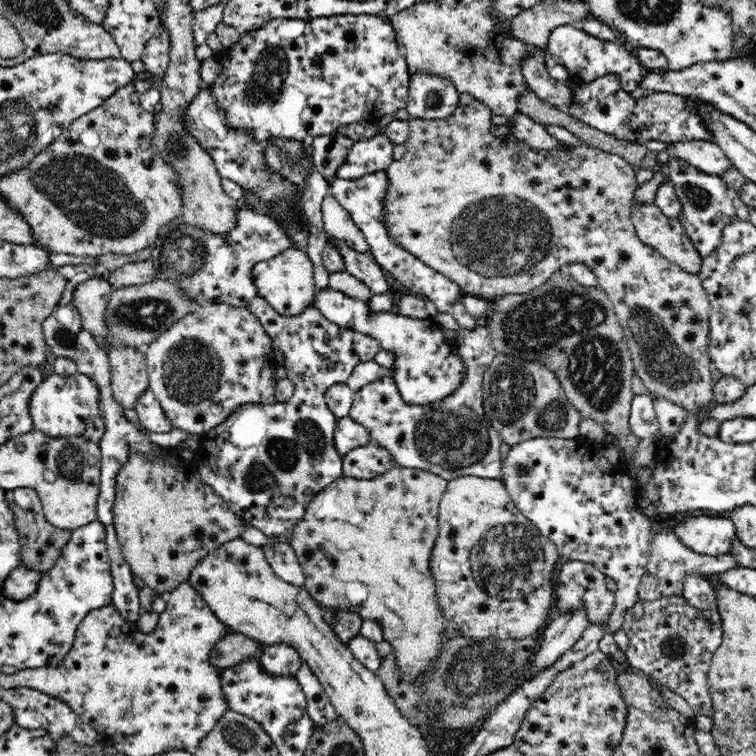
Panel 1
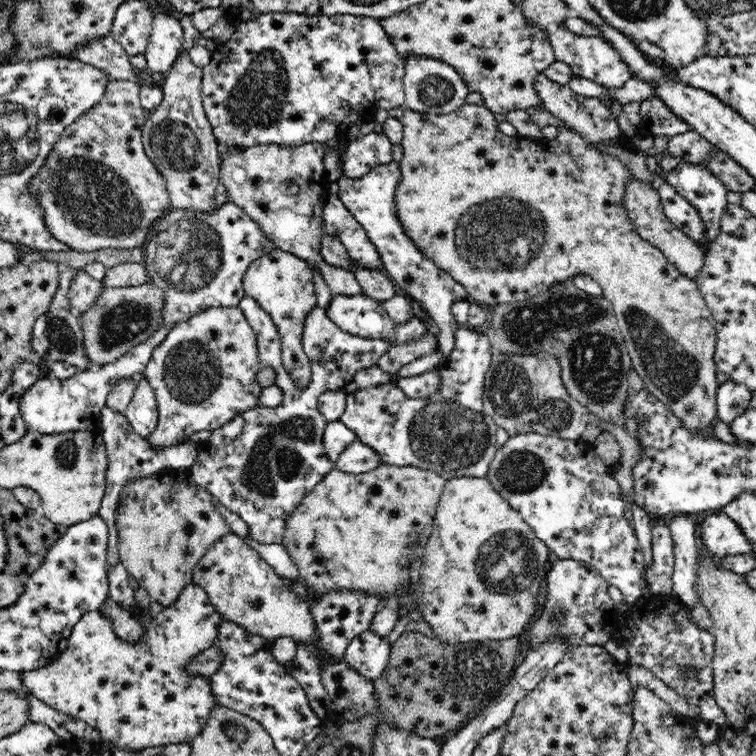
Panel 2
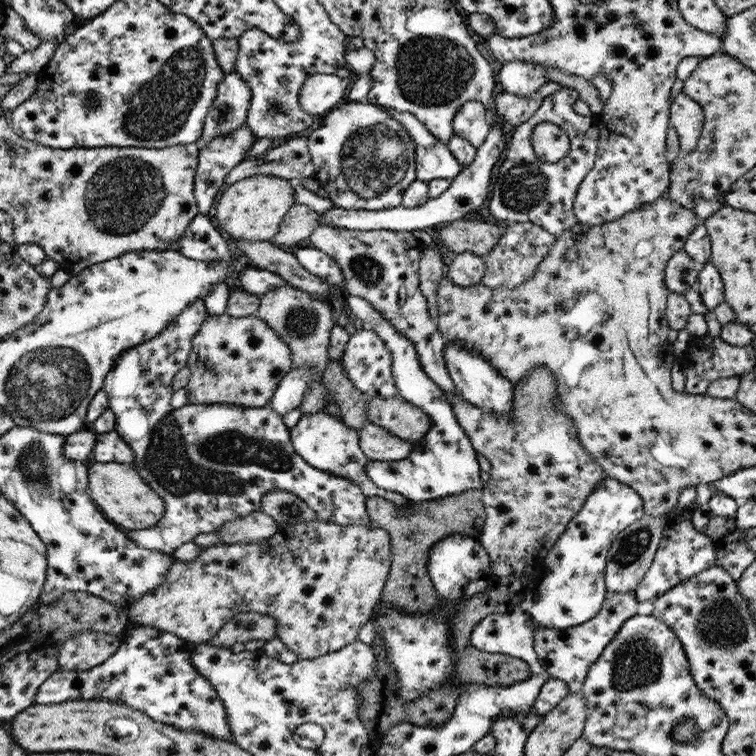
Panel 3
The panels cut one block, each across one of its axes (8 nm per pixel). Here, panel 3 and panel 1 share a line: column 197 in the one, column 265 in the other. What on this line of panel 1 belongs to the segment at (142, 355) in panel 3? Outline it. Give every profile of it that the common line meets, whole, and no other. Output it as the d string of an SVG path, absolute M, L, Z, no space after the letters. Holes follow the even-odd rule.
M256 295L246 307L271 337L273 352L282 354L281 364L286 368L286 379L294 384L292 398L283 404L252 402L240 406L220 426L201 436L201 446L196 448L192 462L202 482L209 484L243 522L258 528L266 536L277 537L291 532L303 518L317 492L334 482L336 477L343 477L342 456L334 445L338 418L327 407L324 393L334 384L346 383L356 364L374 361L381 344L371 336L330 322L314 306L306 308L298 316L282 316L266 300Z

